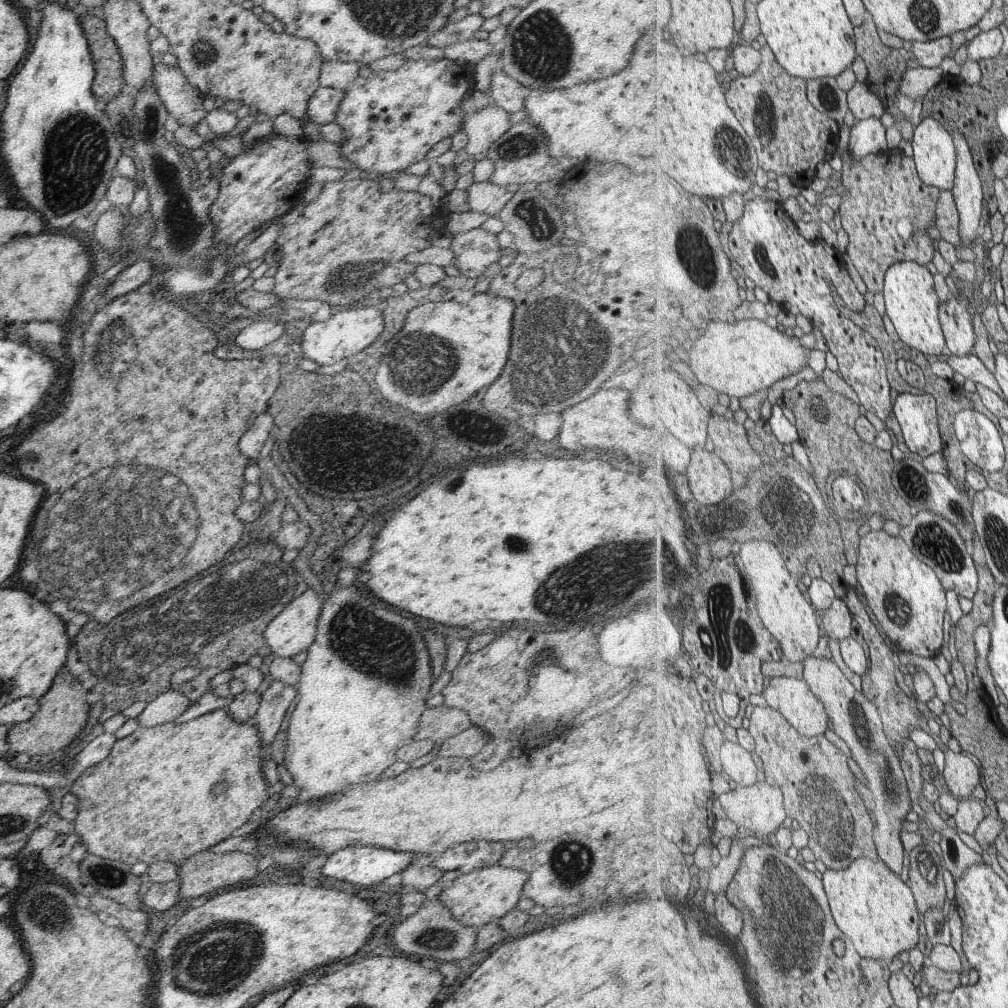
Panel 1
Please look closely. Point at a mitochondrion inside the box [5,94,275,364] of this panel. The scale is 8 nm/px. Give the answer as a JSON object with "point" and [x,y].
{"point":[77,147]}

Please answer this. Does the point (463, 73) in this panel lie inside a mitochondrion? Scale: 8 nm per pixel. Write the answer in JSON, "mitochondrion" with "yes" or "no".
{"mitochondrion":"no"}

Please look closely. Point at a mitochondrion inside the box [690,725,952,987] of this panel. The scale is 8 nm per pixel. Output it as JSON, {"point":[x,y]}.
{"point":[782,931]}

